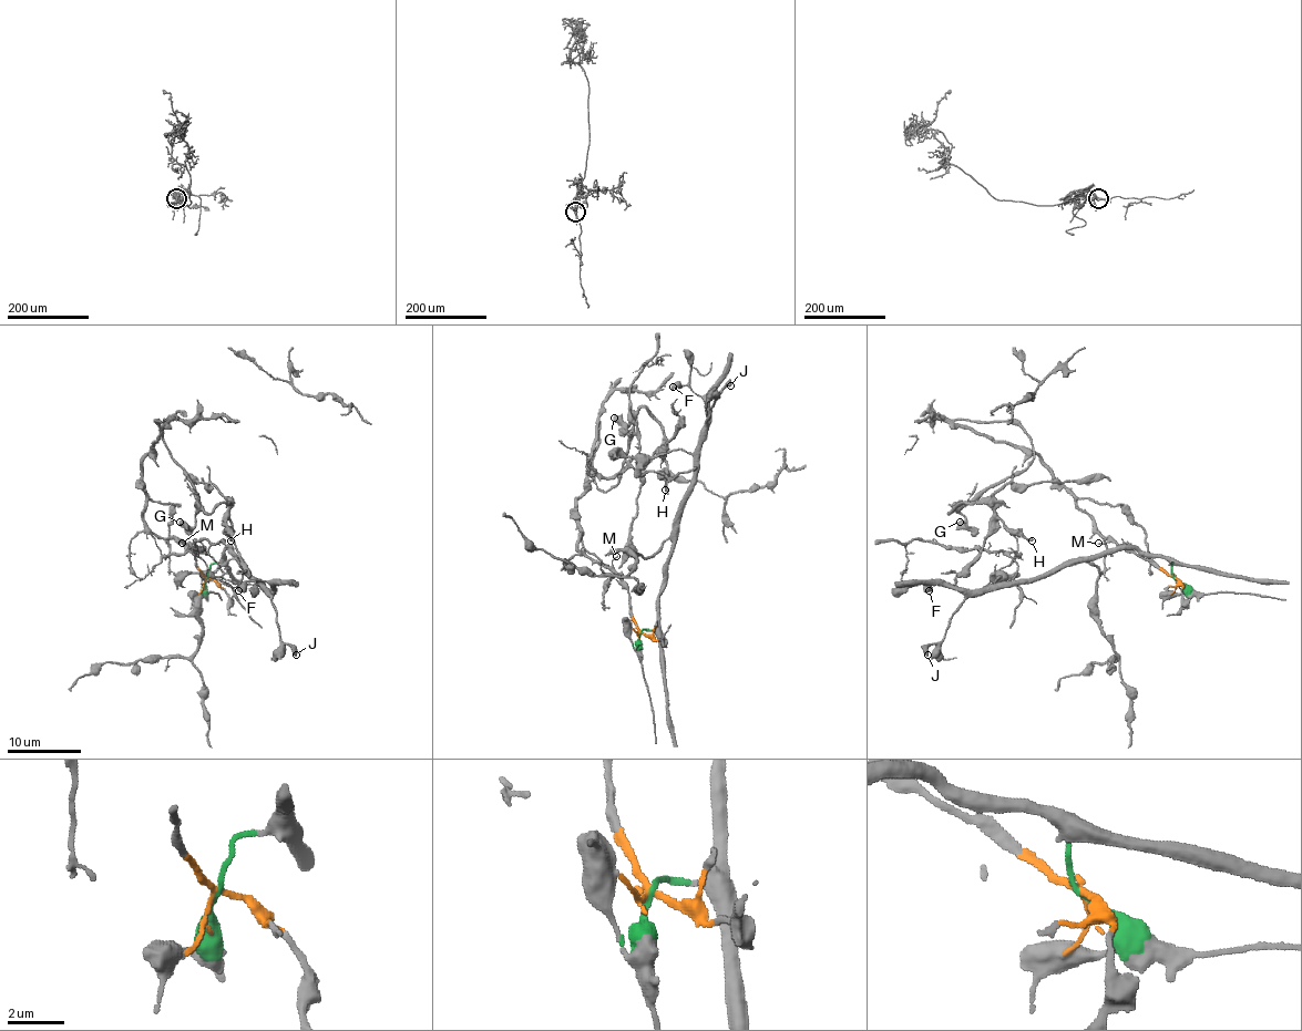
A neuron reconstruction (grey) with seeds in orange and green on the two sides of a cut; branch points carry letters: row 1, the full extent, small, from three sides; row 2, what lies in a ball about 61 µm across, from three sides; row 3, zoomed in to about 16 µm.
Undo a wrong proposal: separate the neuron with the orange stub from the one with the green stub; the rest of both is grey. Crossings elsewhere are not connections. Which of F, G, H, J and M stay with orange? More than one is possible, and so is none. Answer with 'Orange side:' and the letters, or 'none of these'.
Orange side: G, H, M

